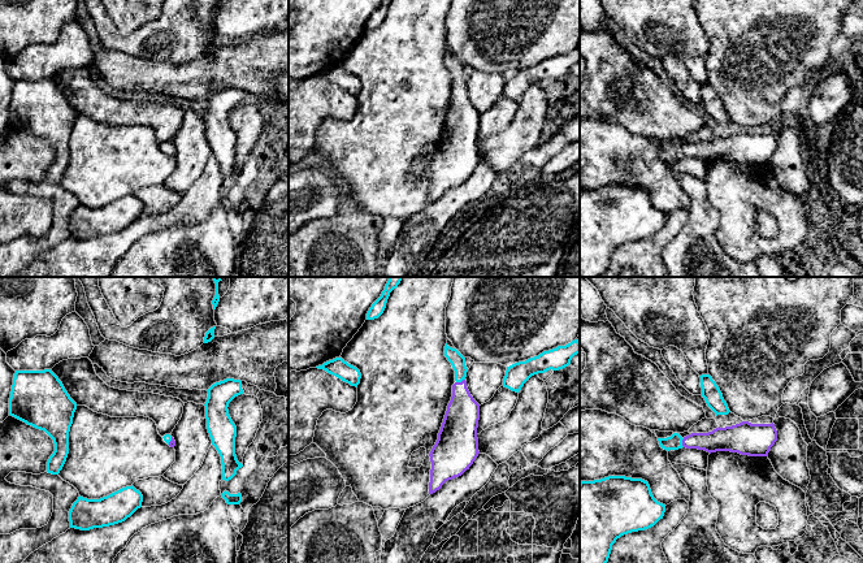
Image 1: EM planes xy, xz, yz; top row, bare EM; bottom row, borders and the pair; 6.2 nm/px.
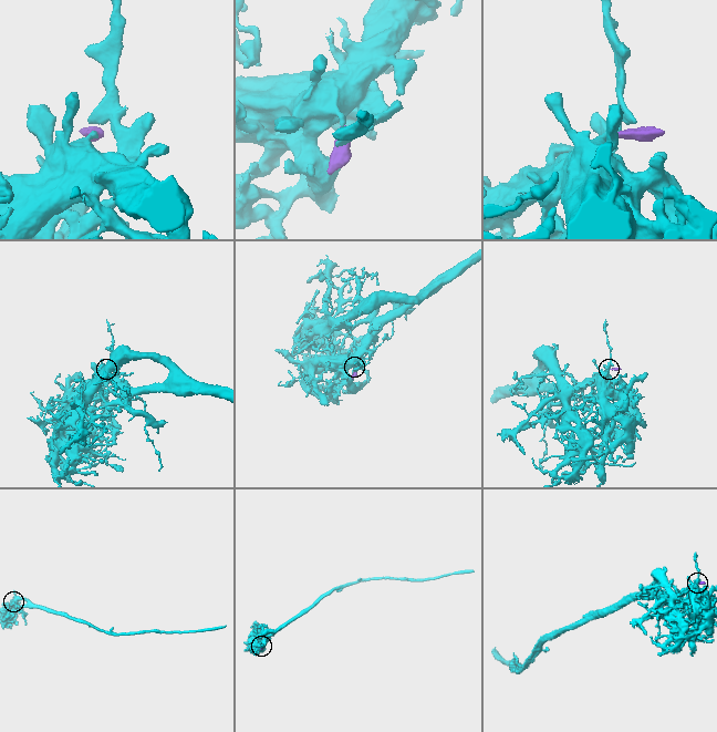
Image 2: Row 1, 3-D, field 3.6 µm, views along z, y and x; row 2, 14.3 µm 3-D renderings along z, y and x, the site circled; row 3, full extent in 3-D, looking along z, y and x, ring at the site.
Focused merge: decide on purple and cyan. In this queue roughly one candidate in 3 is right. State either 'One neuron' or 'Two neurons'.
One neuron

